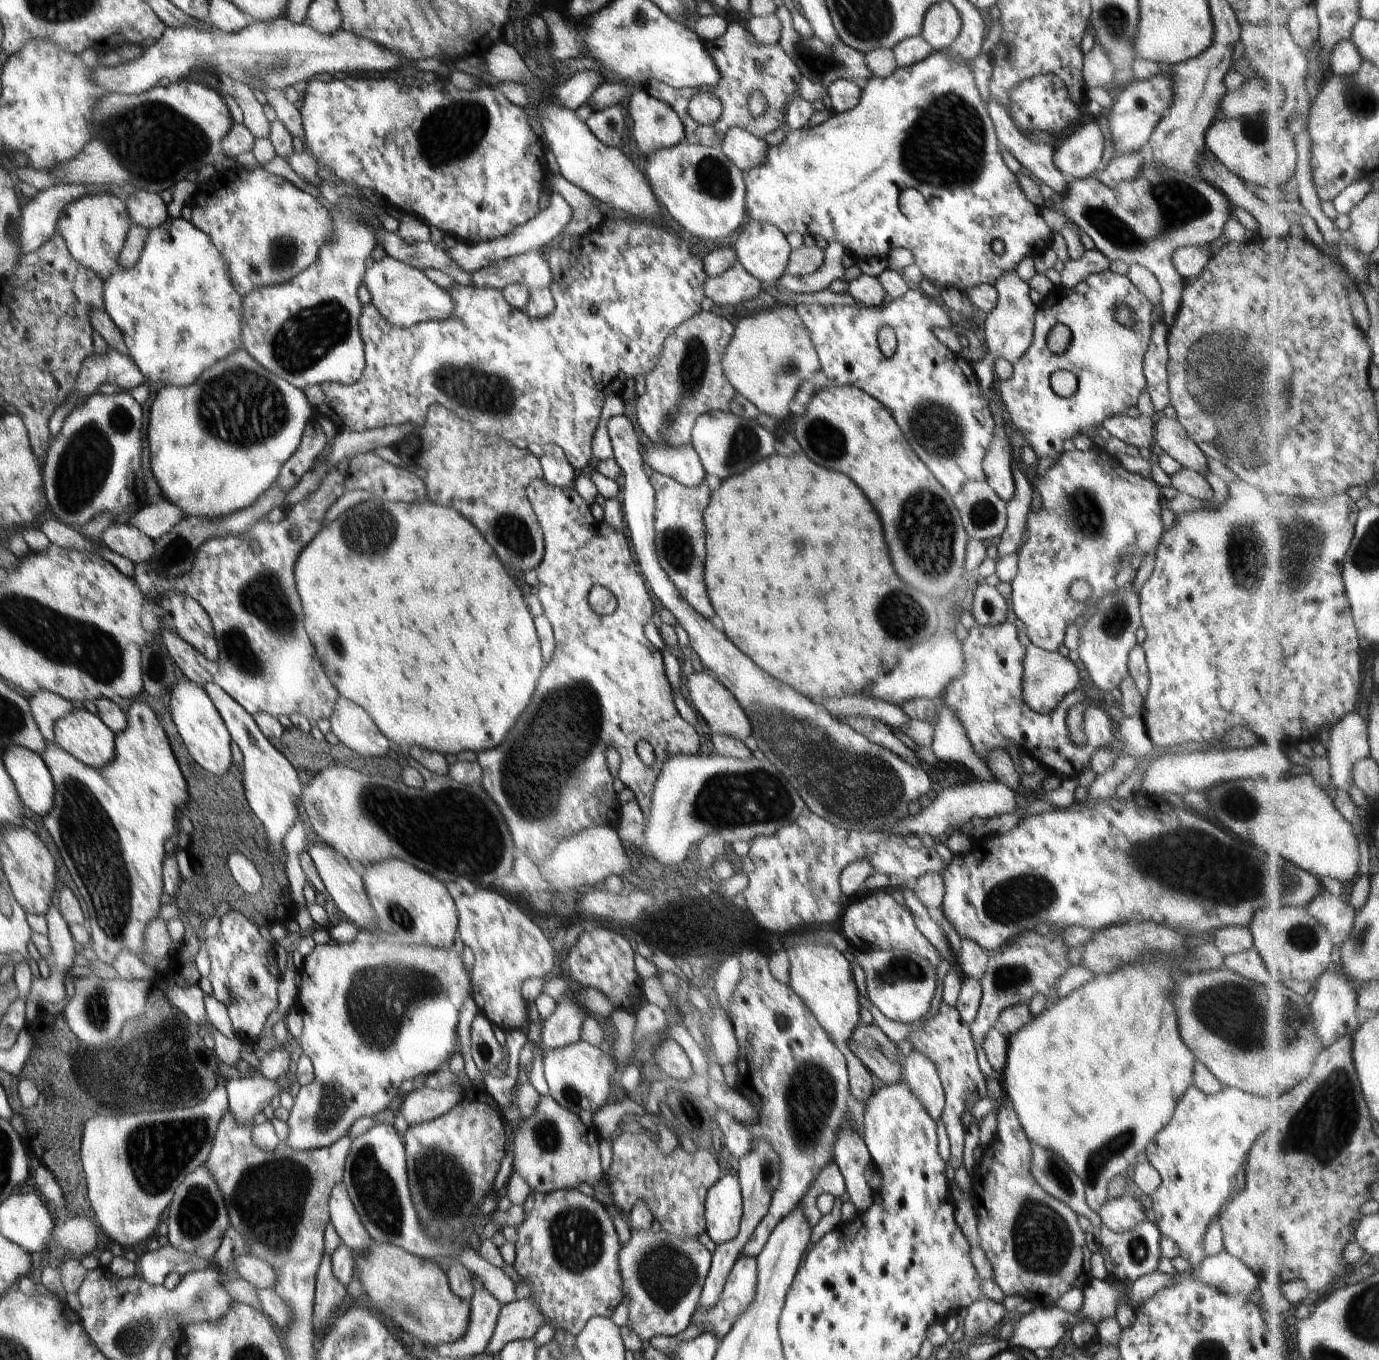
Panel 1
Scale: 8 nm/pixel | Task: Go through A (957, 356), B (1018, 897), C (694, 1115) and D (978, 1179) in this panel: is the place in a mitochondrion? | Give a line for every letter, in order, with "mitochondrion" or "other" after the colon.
A: other
B: mitochondrion
C: other
D: other

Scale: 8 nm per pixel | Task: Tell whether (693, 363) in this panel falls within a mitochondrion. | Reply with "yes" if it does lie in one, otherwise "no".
yes

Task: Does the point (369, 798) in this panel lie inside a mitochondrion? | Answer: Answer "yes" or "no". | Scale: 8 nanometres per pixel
yes

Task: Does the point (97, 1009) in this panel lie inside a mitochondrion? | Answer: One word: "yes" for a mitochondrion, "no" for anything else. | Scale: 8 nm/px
yes

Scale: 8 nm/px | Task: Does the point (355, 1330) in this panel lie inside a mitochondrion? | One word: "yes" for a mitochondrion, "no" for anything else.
yes

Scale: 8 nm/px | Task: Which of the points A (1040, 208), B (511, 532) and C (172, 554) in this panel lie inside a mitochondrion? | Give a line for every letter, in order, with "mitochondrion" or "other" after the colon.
A: other
B: mitochondrion
C: mitochondrion

